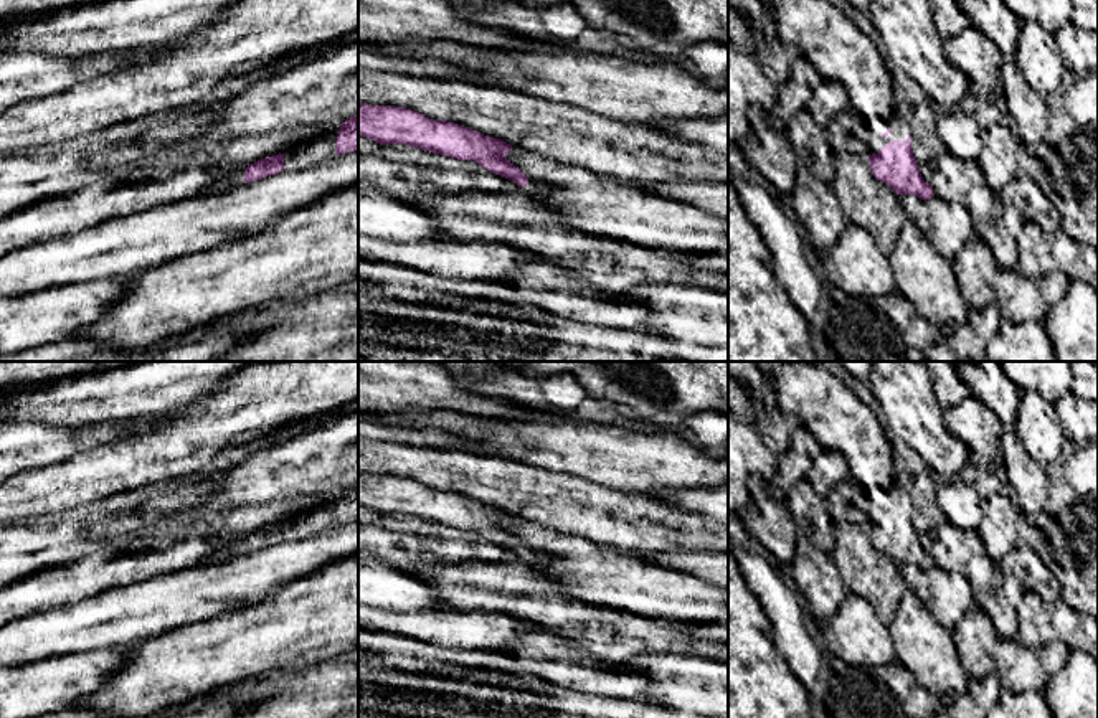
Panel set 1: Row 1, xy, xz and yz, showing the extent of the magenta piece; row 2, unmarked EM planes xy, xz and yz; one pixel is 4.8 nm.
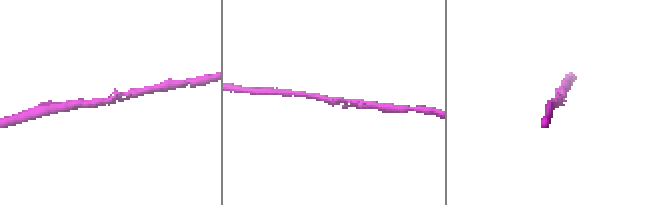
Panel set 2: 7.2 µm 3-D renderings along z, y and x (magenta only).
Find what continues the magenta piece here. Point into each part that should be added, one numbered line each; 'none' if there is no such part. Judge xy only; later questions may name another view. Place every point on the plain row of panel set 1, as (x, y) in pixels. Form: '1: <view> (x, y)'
1: xy (319, 517)

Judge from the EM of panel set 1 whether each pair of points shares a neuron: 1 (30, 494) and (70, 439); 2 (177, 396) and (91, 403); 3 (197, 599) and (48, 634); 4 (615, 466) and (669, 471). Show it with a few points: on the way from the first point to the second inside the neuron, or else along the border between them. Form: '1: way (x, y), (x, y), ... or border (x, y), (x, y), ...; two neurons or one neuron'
1: border (88, 449), (61, 462), (43, 464), (17, 474); two neurons
2: way (156, 396), (113, 396); one neuron
3: way (160, 604), (85, 626); one neuron
4: way (628, 466), (656, 466); one neuron

